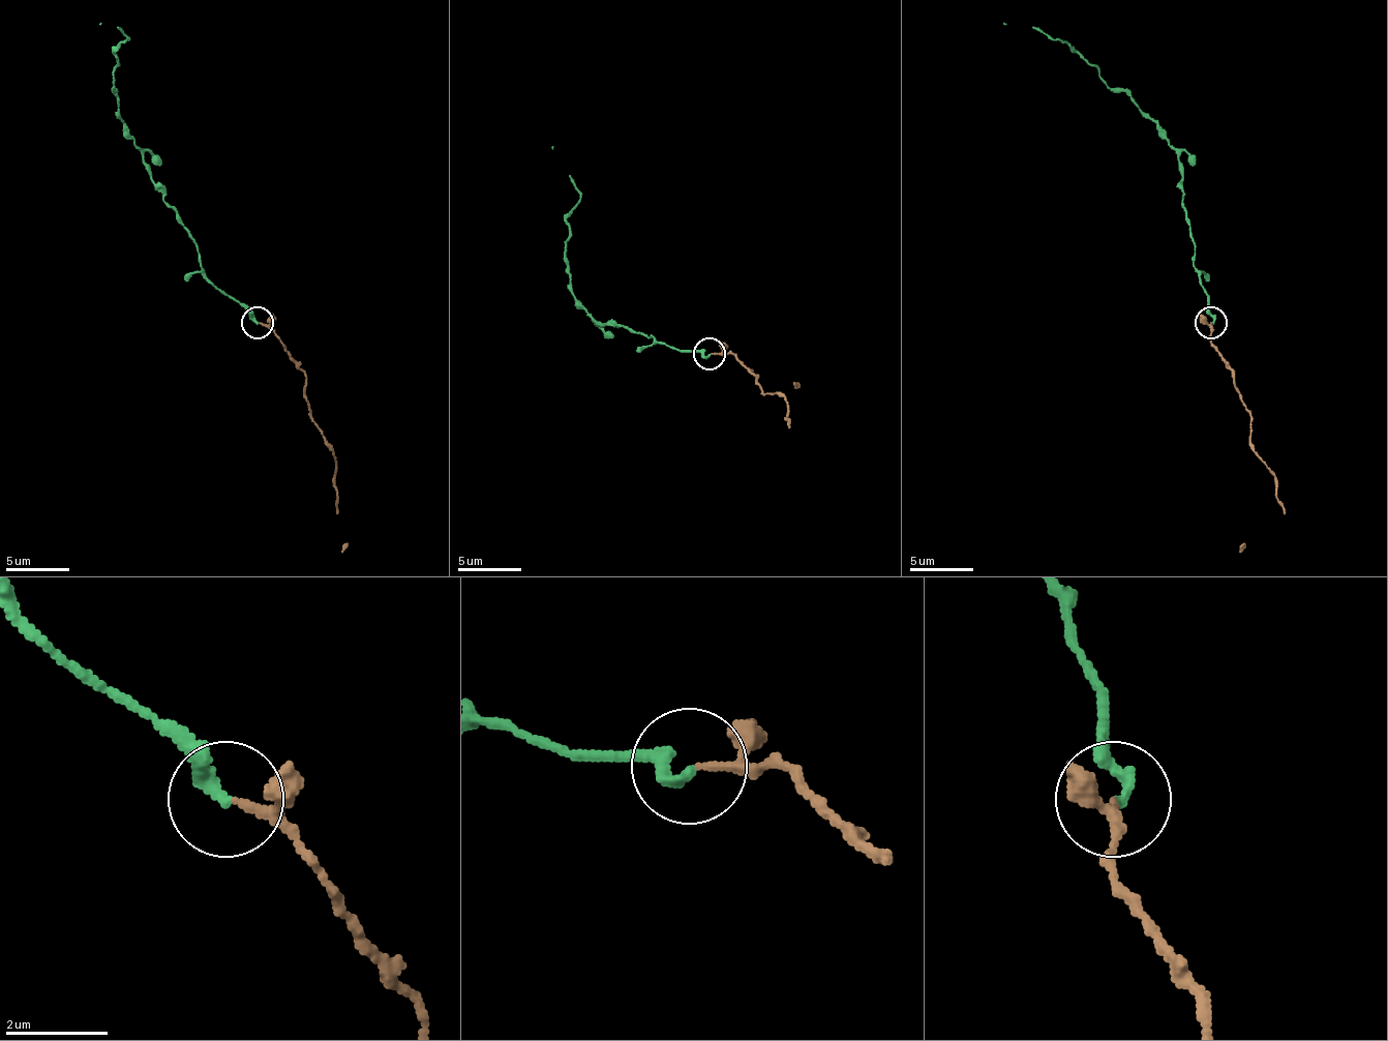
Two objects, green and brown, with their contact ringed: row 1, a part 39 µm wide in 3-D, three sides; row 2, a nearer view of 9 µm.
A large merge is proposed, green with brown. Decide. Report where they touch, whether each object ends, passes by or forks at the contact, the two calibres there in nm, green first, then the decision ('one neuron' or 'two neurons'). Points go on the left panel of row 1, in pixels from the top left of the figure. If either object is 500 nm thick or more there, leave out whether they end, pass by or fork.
at (257, 322); green ends there; brown passes by; 220 nm thick on the green side, 120 nm on the other; one neuron

